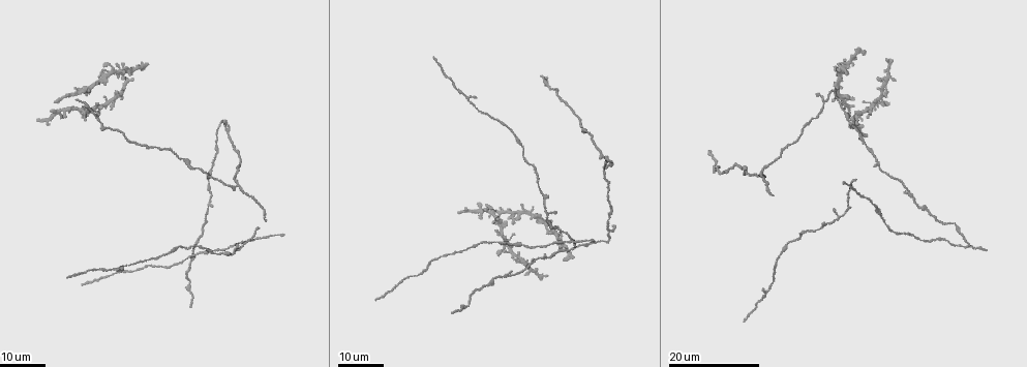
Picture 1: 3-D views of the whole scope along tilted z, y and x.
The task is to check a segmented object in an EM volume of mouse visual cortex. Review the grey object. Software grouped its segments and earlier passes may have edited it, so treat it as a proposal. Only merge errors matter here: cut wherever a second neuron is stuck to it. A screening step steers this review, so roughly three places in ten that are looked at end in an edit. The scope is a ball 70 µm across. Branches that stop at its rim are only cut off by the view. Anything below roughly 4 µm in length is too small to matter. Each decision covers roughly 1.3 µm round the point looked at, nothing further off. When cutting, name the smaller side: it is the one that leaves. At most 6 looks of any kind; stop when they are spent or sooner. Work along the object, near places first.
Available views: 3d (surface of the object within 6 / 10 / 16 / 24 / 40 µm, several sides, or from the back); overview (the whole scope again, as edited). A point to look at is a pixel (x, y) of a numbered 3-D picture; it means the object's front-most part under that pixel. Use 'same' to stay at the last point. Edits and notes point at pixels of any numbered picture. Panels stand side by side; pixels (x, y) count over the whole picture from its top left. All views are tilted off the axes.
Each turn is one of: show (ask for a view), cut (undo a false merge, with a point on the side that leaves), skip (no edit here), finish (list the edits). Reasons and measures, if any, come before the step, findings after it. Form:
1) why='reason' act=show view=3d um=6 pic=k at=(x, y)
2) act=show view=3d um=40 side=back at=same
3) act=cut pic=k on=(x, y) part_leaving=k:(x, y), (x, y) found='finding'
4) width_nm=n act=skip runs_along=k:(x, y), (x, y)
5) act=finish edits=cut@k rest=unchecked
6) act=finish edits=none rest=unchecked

act=show view=3d um=16 pic=1 at=(201, 252)

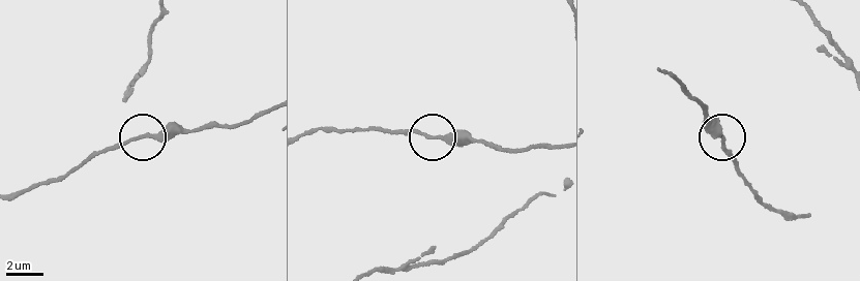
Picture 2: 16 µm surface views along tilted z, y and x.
why='closer look' act=show view=3d um=10 pic=2 at=(141, 138)

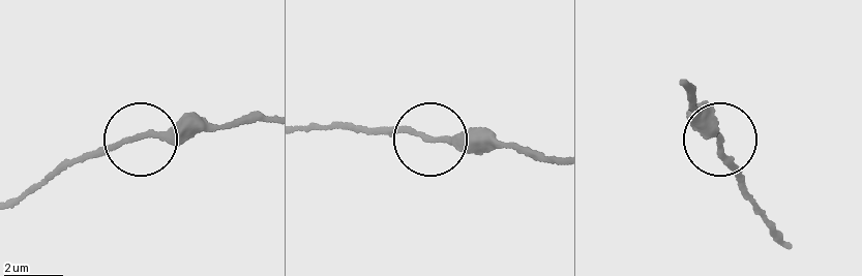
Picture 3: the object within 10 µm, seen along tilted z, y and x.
width_nm=200 act=skip found='all the same neuron'

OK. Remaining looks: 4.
why='four arms meet' act=show view=3d um=24 pic=1 at=(761, 172)

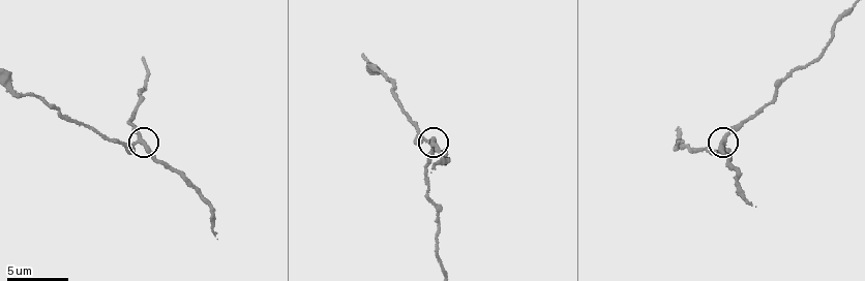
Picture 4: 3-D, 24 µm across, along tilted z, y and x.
act=show view=3d um=10 pic=4 at=(138, 142)

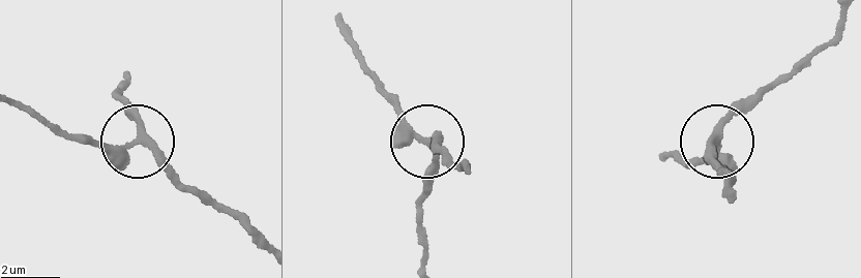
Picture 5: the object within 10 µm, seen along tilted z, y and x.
act=show view=3d um=10 side=back pic=5 at=(140, 140)

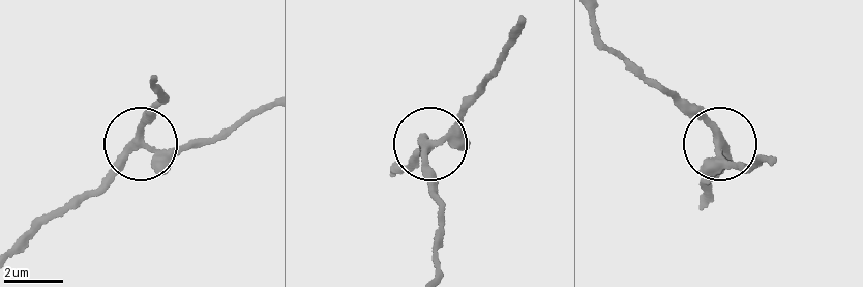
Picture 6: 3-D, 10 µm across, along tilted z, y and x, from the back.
side_arm_um=11 act=cut pic=6 on=(190, 146) part_leaving=6:(154, 148), (218, 137), (267, 109) found='a second neuron is stuck on'

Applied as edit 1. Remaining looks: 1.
act=finish edits=cut@6 rest=unchecked

